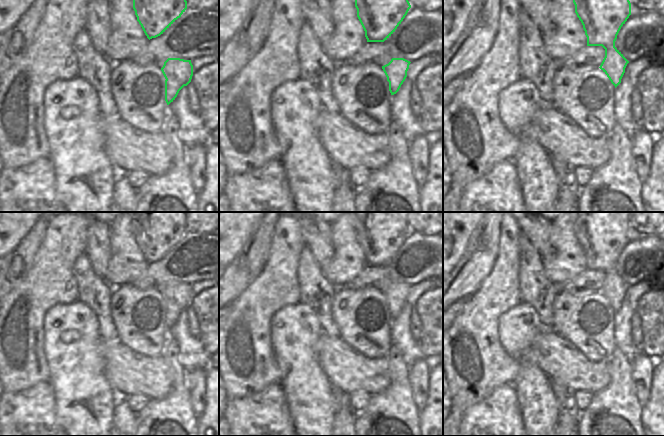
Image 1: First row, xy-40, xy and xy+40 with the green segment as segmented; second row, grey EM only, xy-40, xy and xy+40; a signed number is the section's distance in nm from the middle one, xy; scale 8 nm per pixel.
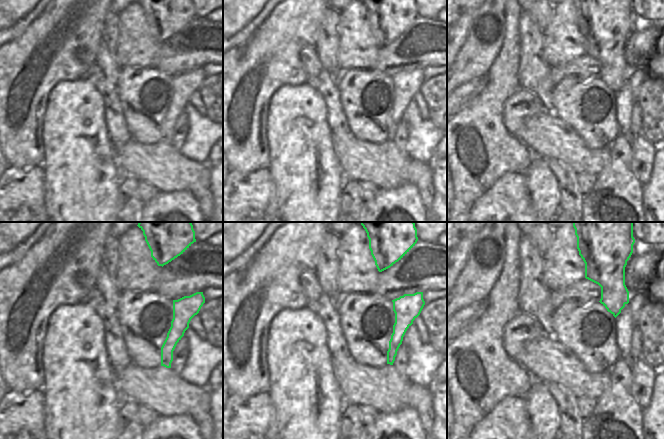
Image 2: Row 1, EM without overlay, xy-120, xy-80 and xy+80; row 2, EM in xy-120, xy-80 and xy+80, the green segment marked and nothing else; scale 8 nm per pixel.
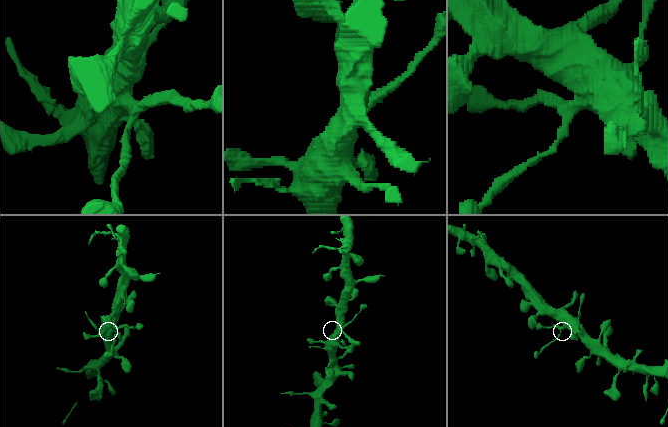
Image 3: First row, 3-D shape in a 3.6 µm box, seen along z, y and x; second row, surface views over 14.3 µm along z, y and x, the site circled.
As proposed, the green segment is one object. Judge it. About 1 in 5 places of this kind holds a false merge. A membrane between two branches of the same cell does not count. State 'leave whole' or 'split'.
split

